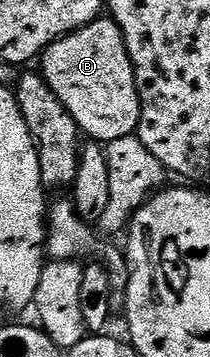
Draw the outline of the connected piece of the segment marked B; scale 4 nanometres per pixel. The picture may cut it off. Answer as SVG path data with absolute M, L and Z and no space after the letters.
M109 16L88 23L75 33L54 41L43 51L40 72L52 91L64 103L68 115L91 142L109 143L133 137L140 123L140 99L134 68L120 27Z

